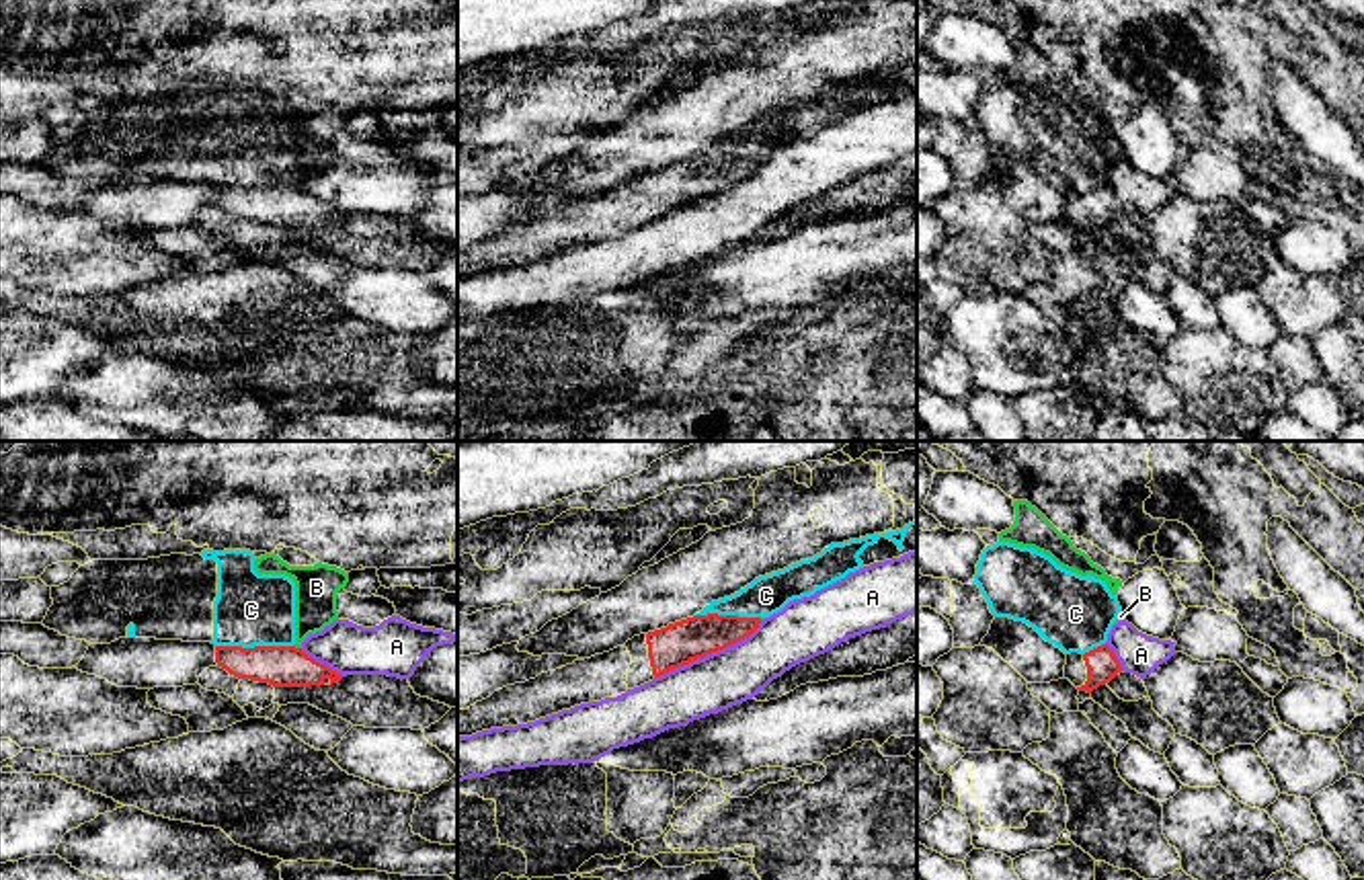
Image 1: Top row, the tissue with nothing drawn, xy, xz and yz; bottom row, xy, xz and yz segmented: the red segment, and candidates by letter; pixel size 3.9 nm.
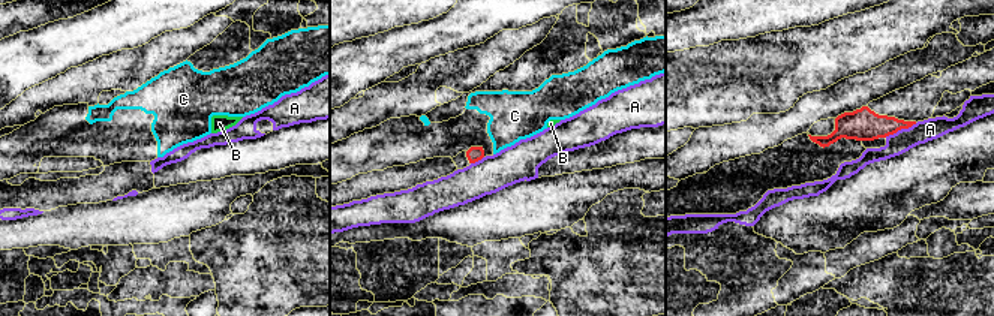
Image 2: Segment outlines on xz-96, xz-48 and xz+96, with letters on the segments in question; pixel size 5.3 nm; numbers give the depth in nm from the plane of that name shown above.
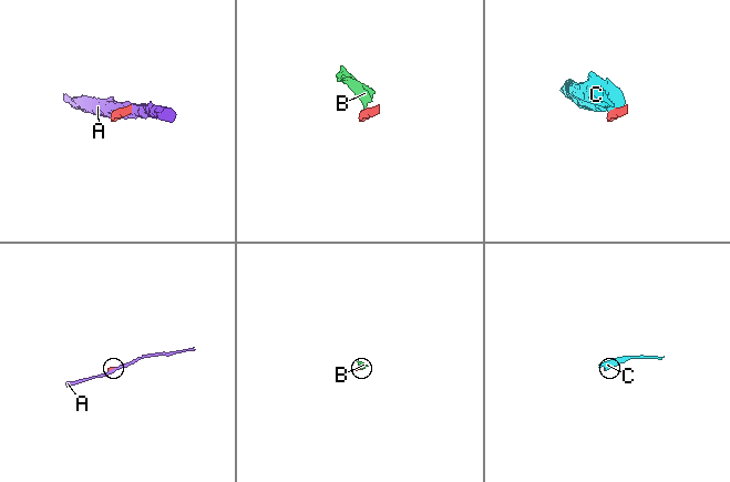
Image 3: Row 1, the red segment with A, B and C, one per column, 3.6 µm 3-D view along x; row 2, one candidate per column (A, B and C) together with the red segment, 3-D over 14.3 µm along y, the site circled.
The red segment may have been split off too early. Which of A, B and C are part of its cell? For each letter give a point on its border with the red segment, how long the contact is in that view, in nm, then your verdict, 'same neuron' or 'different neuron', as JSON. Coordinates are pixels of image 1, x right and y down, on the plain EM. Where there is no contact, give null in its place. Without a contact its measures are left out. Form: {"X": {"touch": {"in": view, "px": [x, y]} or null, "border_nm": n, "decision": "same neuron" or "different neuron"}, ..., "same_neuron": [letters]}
{"A": {"touch": {"in": "xz", "px": [708, 193]}, "border_nm": 480, "decision": "different neuron"}, "B": {"touch": {"in": "xy", "px": [298, 189]}, "border_nm": 40, "decision": "different neuron"}, "C": {"touch": {"in": "xy", "px": [255, 187]}, "border_nm": 300, "decision": "different neuron"}, "same_neuron": []}

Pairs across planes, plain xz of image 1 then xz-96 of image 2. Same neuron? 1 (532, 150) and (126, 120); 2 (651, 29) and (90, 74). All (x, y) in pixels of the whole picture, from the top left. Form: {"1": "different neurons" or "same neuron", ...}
{"1": "different neurons", "2": "different neurons"}

